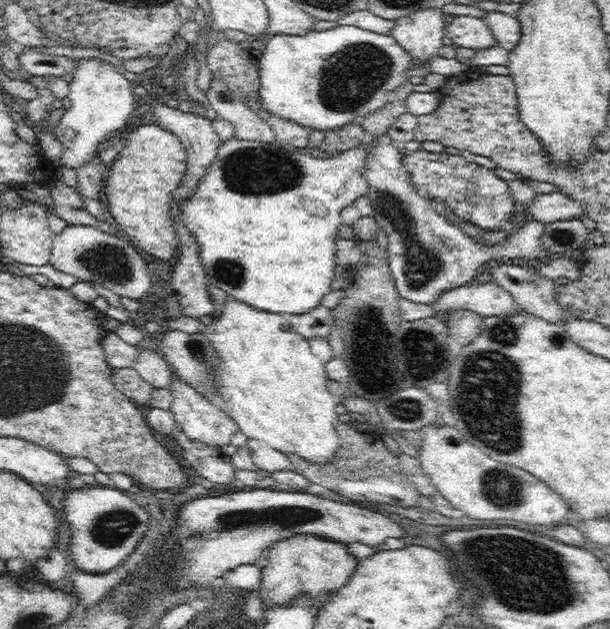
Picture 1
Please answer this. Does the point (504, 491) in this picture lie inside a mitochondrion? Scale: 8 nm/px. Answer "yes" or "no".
yes

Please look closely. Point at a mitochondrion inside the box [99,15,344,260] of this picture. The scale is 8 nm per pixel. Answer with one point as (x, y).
(250, 171)

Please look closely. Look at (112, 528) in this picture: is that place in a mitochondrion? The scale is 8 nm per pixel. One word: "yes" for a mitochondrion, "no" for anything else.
yes

